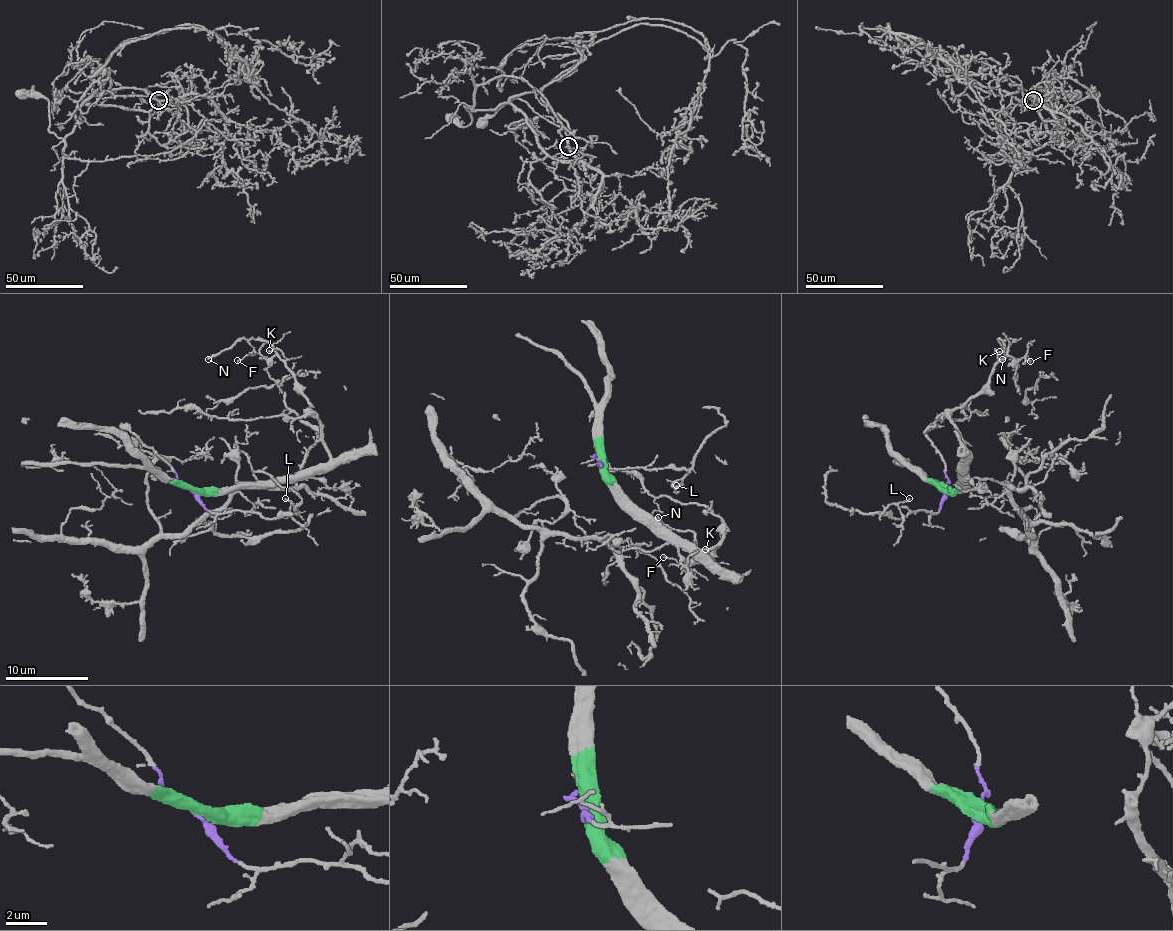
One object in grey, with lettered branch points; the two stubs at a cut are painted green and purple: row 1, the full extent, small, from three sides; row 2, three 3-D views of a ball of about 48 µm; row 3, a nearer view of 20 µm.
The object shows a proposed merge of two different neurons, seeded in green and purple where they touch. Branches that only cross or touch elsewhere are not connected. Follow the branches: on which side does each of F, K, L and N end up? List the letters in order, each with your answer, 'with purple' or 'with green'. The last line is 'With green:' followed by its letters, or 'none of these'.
F: with green
K: with green
L: with purple
N: with green
With green: F, K, N

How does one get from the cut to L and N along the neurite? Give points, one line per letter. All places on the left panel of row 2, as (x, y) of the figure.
L: (191, 489), (198, 501), (212, 512), (253, 510), (265, 519), (293, 512), (293, 504), (285, 498)
N: (191, 489), (277, 485), (308, 474), (329, 460), (301, 388), (265, 340), (241, 338), (207, 359)

